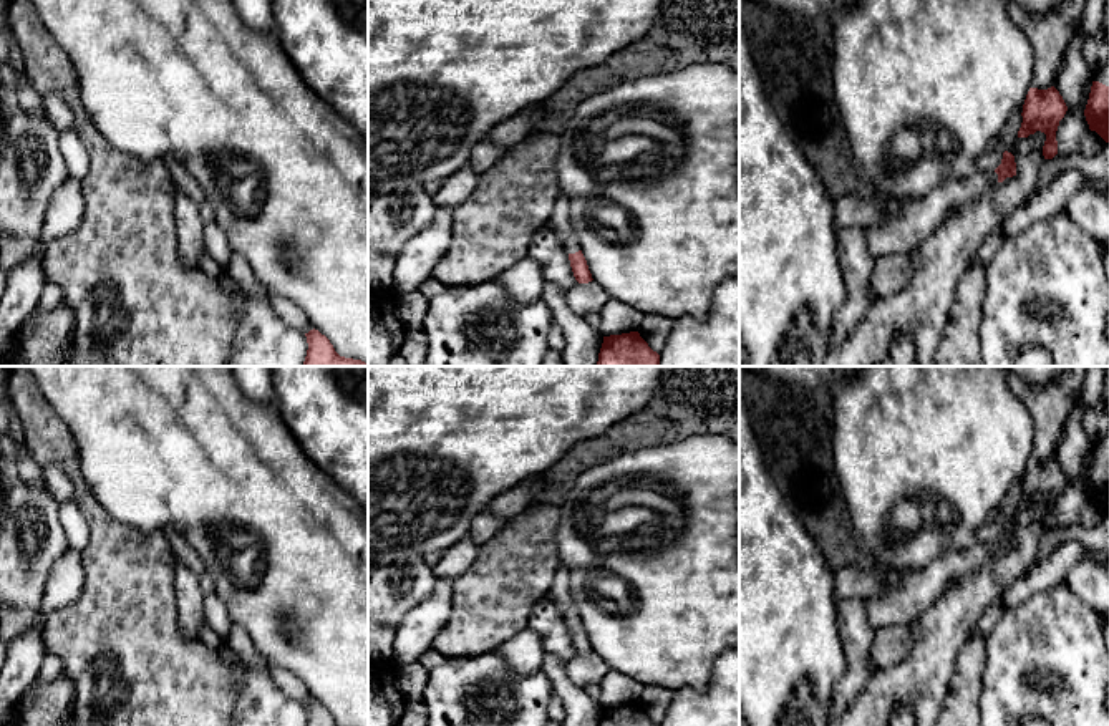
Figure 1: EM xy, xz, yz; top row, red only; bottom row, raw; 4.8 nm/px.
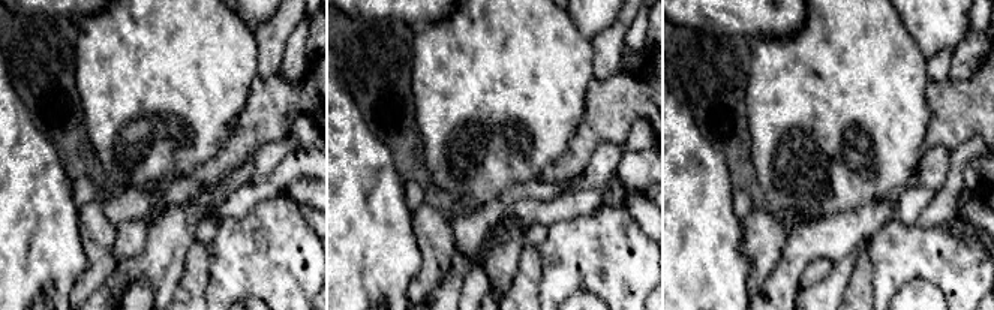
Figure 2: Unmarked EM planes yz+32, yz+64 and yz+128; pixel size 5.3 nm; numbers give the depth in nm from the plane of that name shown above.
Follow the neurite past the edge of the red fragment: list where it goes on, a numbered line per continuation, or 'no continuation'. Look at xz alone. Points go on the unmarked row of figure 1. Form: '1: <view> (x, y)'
1: xz (559, 594)

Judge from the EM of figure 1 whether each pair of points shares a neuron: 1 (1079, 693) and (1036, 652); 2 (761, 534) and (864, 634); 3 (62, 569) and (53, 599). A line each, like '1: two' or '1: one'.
1: one
2: two
3: one

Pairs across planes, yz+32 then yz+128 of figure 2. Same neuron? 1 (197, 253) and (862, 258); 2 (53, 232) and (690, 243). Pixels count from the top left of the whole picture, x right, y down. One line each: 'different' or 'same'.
1: same
2: same

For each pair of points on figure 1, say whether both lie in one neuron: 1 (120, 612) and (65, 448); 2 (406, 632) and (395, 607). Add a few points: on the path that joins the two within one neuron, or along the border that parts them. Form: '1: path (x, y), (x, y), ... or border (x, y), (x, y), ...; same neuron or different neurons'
1: path (120, 571), (113, 546), (83, 498), (82, 489); same neuron
2: border (430, 594), (395, 629); different neurons

